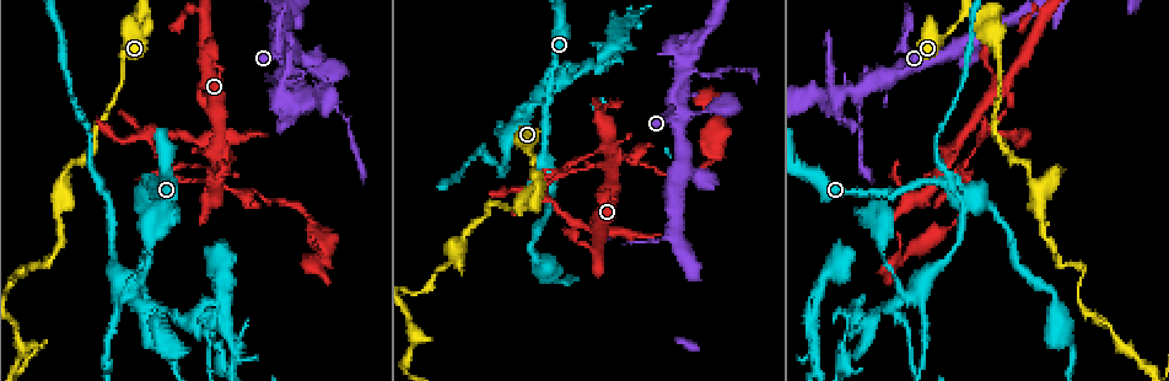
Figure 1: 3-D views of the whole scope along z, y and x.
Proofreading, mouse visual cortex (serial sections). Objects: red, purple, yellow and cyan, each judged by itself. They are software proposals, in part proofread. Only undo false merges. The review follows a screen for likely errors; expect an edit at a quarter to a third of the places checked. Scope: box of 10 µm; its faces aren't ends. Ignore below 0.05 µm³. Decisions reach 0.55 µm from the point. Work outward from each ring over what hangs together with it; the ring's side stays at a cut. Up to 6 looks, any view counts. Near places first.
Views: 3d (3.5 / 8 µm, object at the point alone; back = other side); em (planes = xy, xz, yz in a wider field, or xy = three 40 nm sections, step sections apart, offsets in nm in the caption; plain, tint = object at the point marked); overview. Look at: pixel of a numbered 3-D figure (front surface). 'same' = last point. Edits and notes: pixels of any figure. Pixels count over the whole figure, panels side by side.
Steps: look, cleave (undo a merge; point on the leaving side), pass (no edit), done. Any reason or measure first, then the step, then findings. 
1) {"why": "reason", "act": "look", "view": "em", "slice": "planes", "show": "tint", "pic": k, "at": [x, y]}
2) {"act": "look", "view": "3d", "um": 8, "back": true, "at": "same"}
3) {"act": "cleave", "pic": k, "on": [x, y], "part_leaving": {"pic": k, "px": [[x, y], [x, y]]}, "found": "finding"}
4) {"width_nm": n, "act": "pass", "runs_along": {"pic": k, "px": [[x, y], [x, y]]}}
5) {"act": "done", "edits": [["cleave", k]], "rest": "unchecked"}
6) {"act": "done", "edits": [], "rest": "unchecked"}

{"why": "abrupt turn", "act": "look", "view": "em", "slice": "xy", "step": 2, "show": "tint", "pic": 1, "at": [558, 171]}

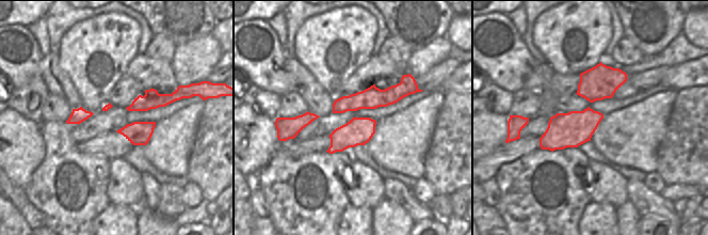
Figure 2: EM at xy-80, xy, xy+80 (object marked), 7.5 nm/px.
{"act": "look", "view": "3d", "um": 3.5, "at": "same"}

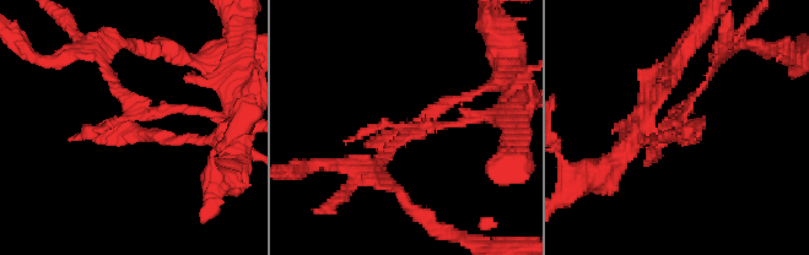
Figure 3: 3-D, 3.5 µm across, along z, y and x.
{"act": "cleave", "pic": 3, "on": [192, 110], "found": "two cells meet here"}

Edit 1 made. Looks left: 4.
{"why": "thin neck", "act": "look", "view": "3d", "um": 3.5, "pic": 1, "at": [141, 22]}

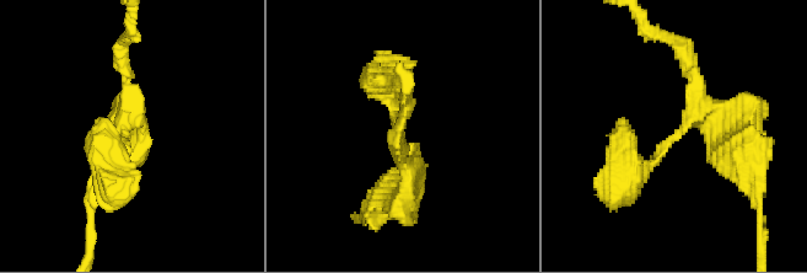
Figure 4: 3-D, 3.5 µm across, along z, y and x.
{"act": "pass", "runs_along": {"pic": 4, "px": [[620, 183], [693, 116], [733, 149]]}, "found": "all the same cell"}

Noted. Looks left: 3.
{"why": "sharp bend", "act": "look", "view": "3d", "um": 3.5, "pic": 1, "at": [162, 205]}

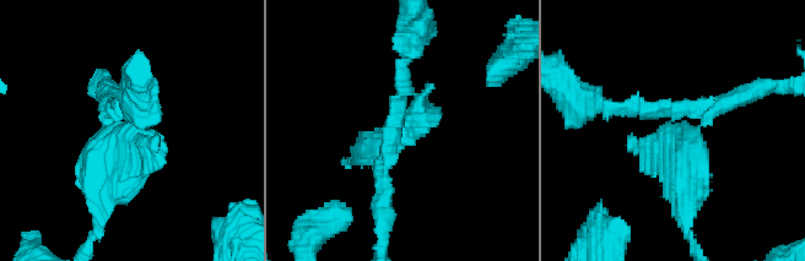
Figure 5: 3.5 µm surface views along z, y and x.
{"act": "look", "view": "em", "slice": "xy", "step": 3, "show": "tint", "pic": 5, "at": [126, 136]}

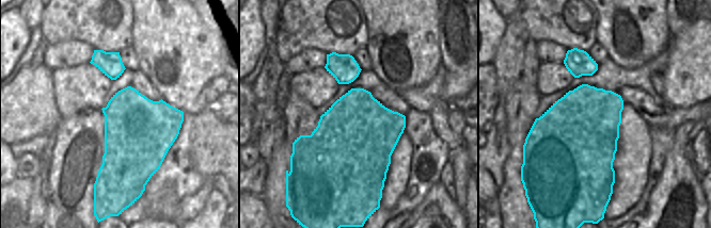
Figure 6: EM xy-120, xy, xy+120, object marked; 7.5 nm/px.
{"why": "cut it another way", "act": "look", "view": "em", "slice": "xy", "step": 2, "show": "tint", "at": "same"}

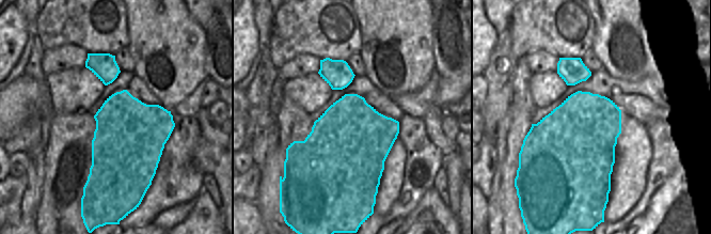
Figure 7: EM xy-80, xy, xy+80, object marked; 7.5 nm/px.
{"act": "cleave", "pic": 5, "on": [686, 158], "found": "two cells meet here"}

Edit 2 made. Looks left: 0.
{"act": "done", "edits": [["cleave", 3], ["cleave", 5]], "rest": "unchecked"}

